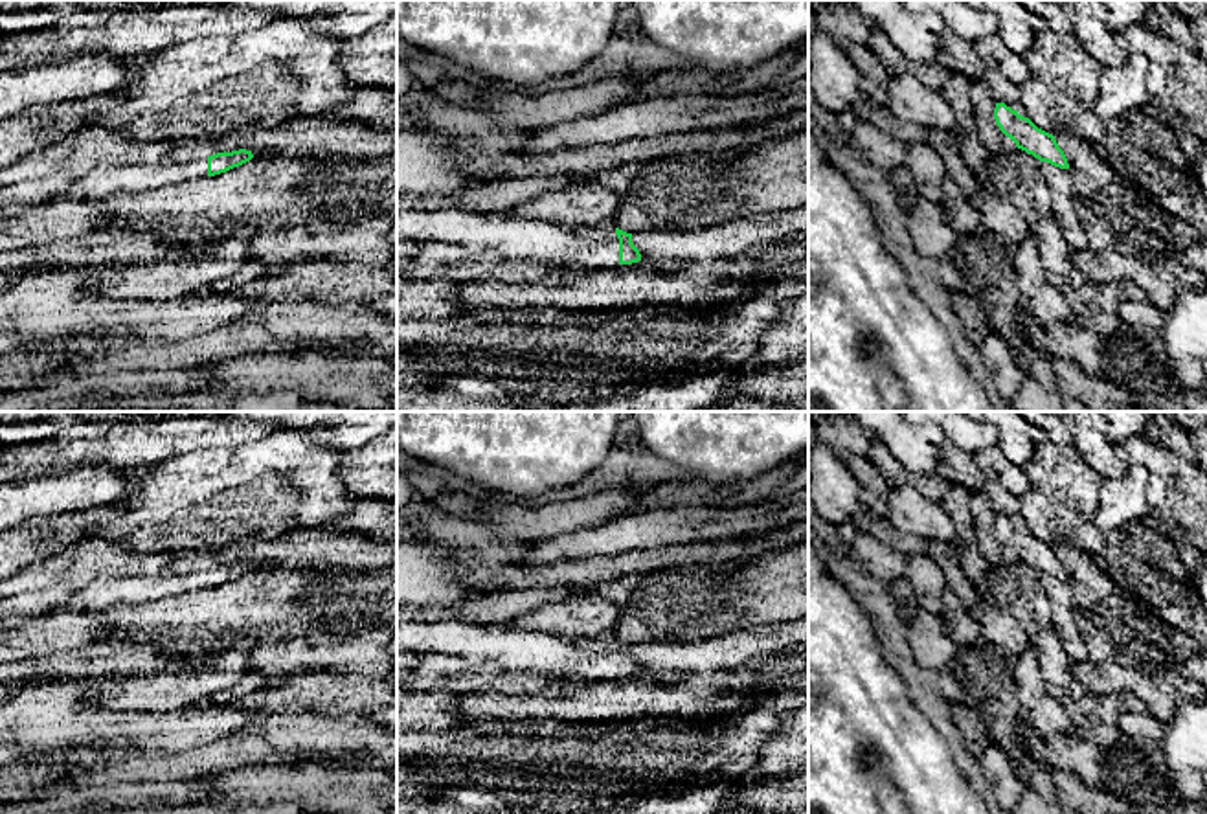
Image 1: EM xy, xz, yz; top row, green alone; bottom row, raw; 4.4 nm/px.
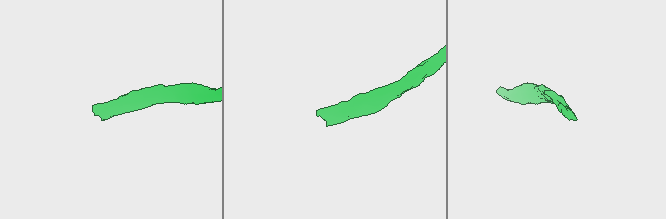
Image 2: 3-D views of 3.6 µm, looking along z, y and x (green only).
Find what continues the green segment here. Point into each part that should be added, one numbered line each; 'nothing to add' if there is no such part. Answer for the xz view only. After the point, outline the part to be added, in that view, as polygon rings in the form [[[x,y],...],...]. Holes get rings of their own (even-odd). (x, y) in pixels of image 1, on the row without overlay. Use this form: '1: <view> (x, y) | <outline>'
1: xz (515, 649) | [[[459,619],[397,623],[397,652],[448,654],[470,663],[498,661],[507,671],[558,674],[562,680],[619,676],[619,650],[612,632],[564,638]]]

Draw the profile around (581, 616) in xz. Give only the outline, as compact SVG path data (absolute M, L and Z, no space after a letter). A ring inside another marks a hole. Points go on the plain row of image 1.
M597 594L573 595L566 601L547 603L509 621L509 627L547 632L564 638L593 638L614 632L623 605Z

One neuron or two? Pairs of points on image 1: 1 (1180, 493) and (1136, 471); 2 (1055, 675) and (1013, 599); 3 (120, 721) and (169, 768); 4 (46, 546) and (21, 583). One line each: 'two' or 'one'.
1: two
2: one
3: two
4: two

